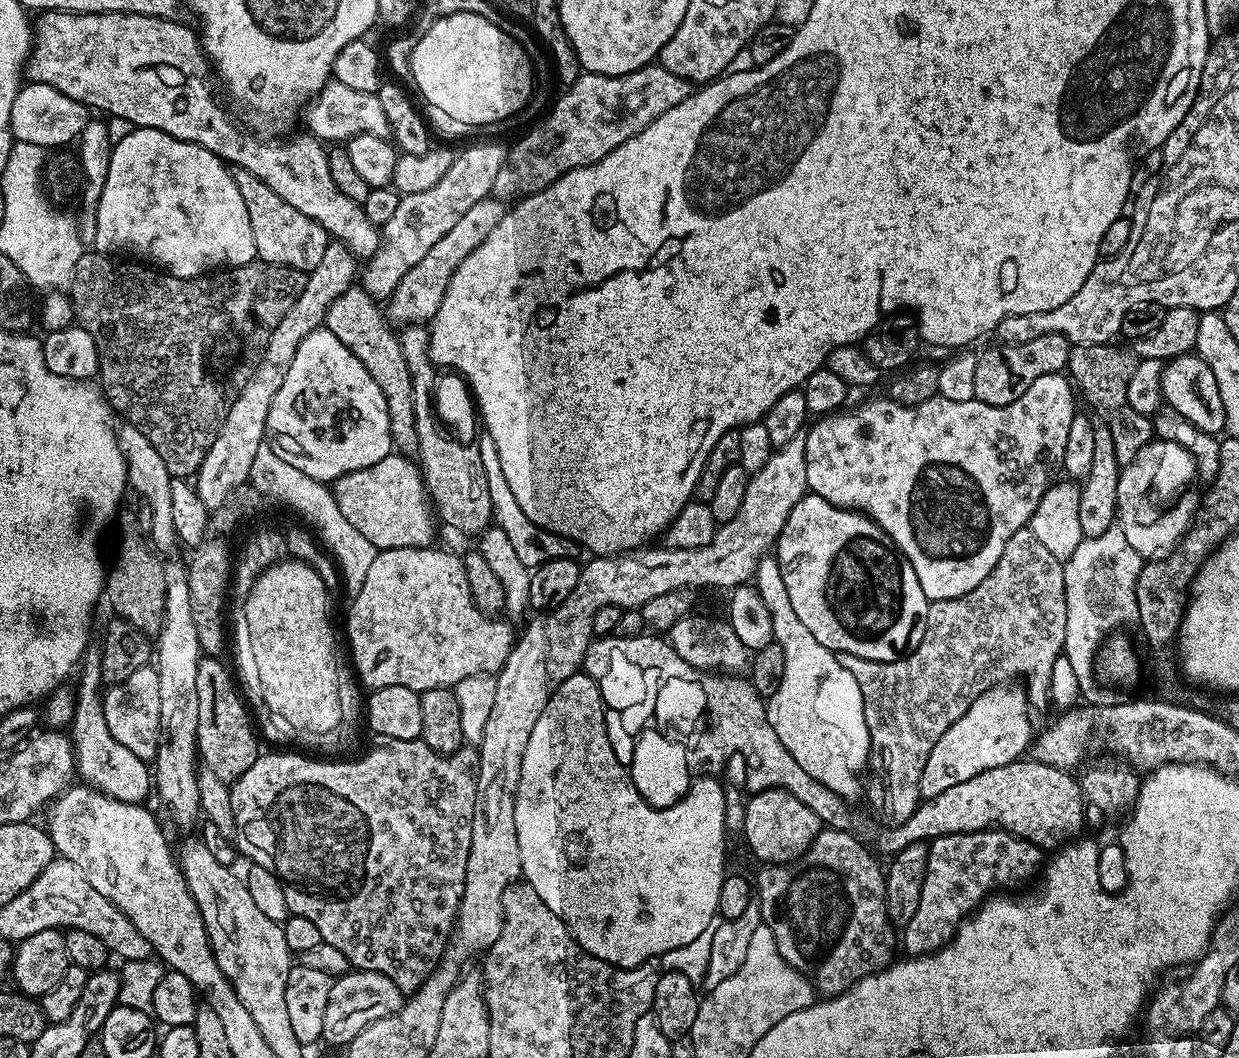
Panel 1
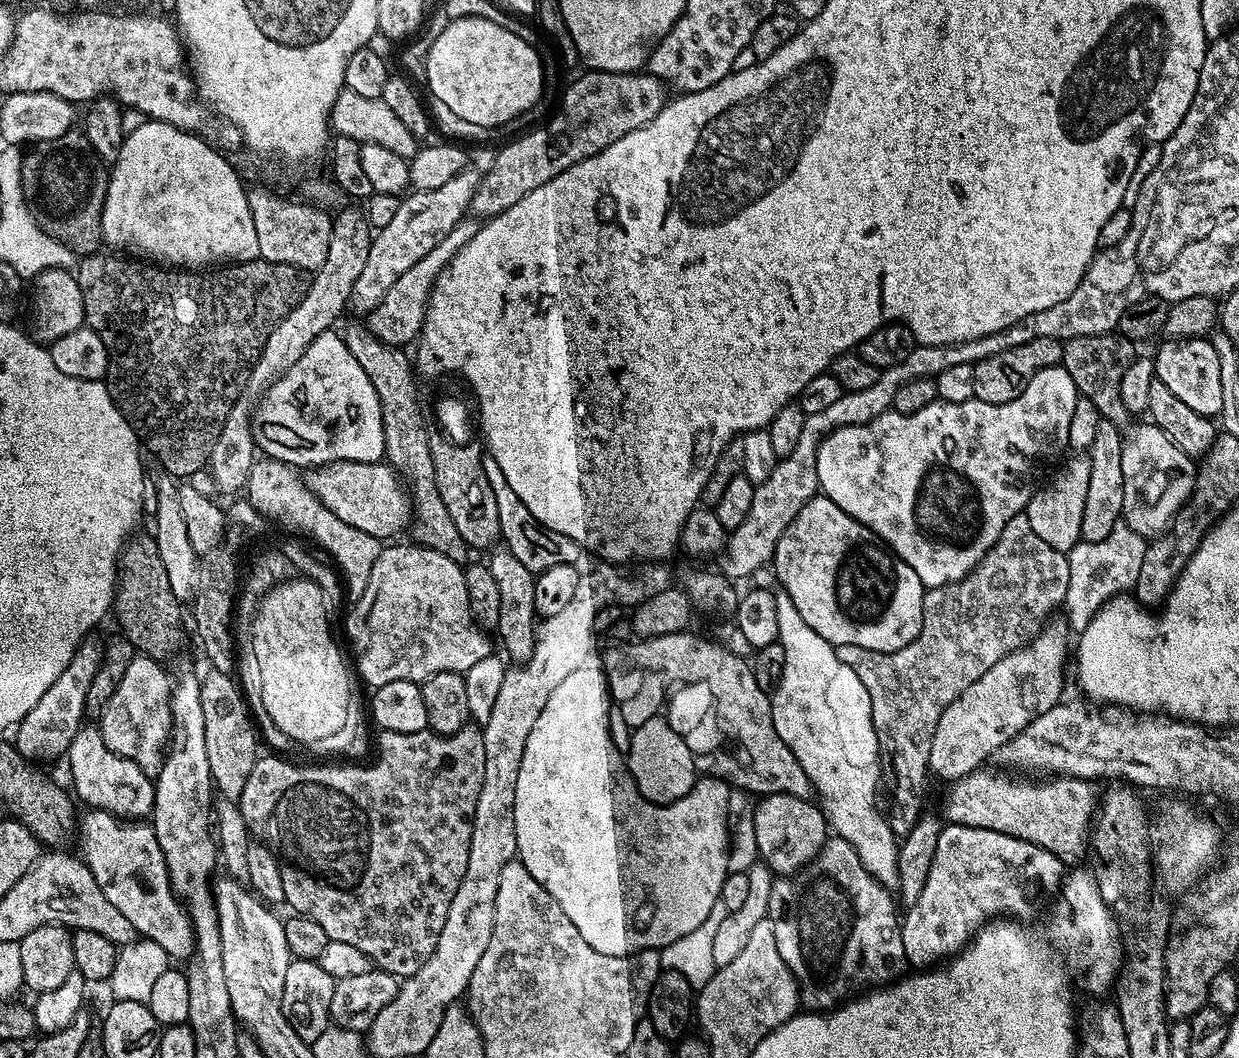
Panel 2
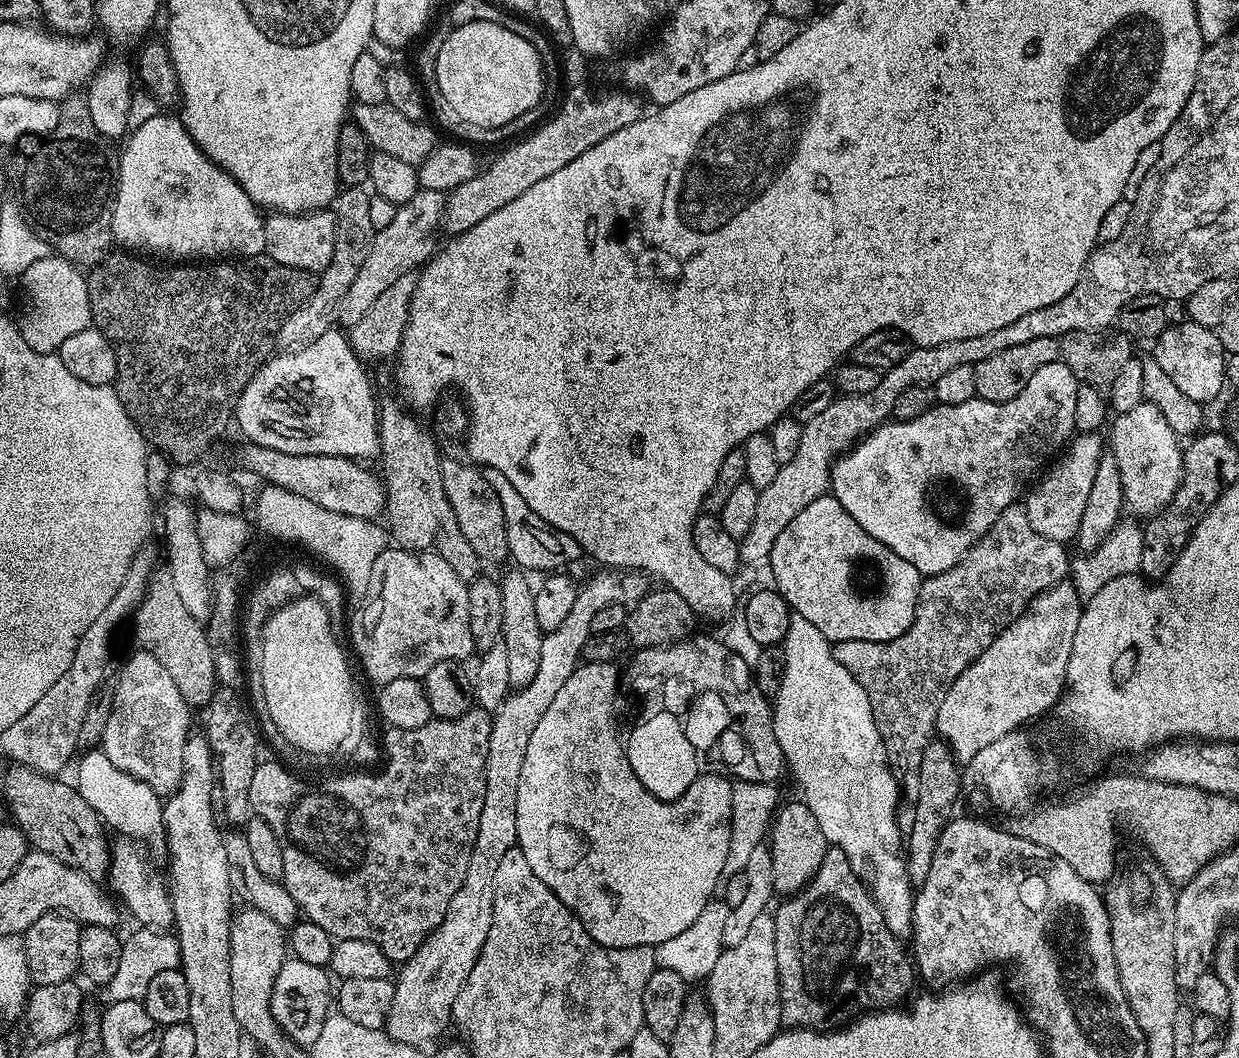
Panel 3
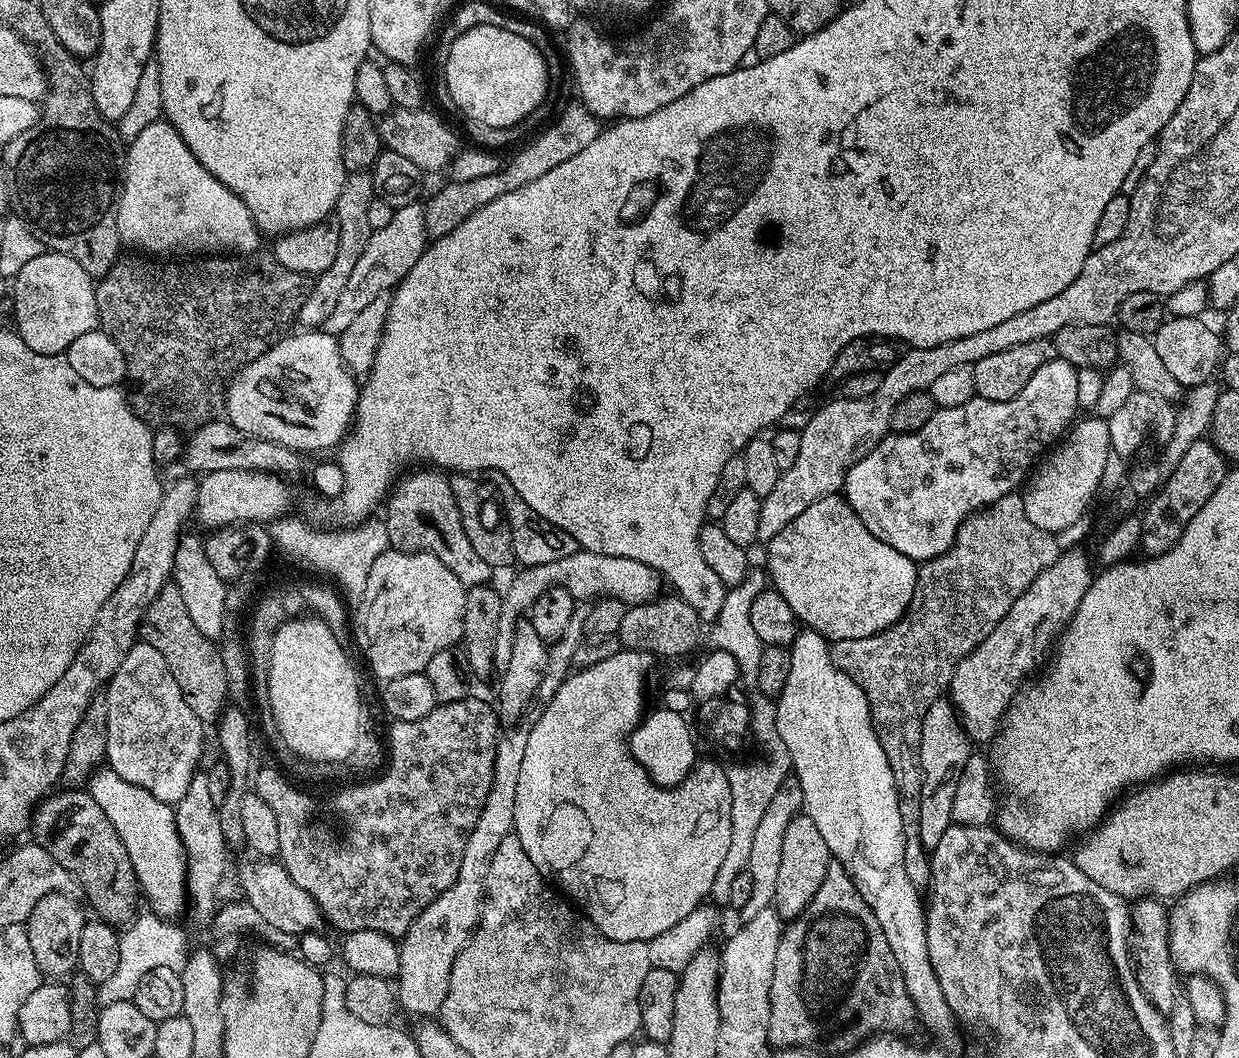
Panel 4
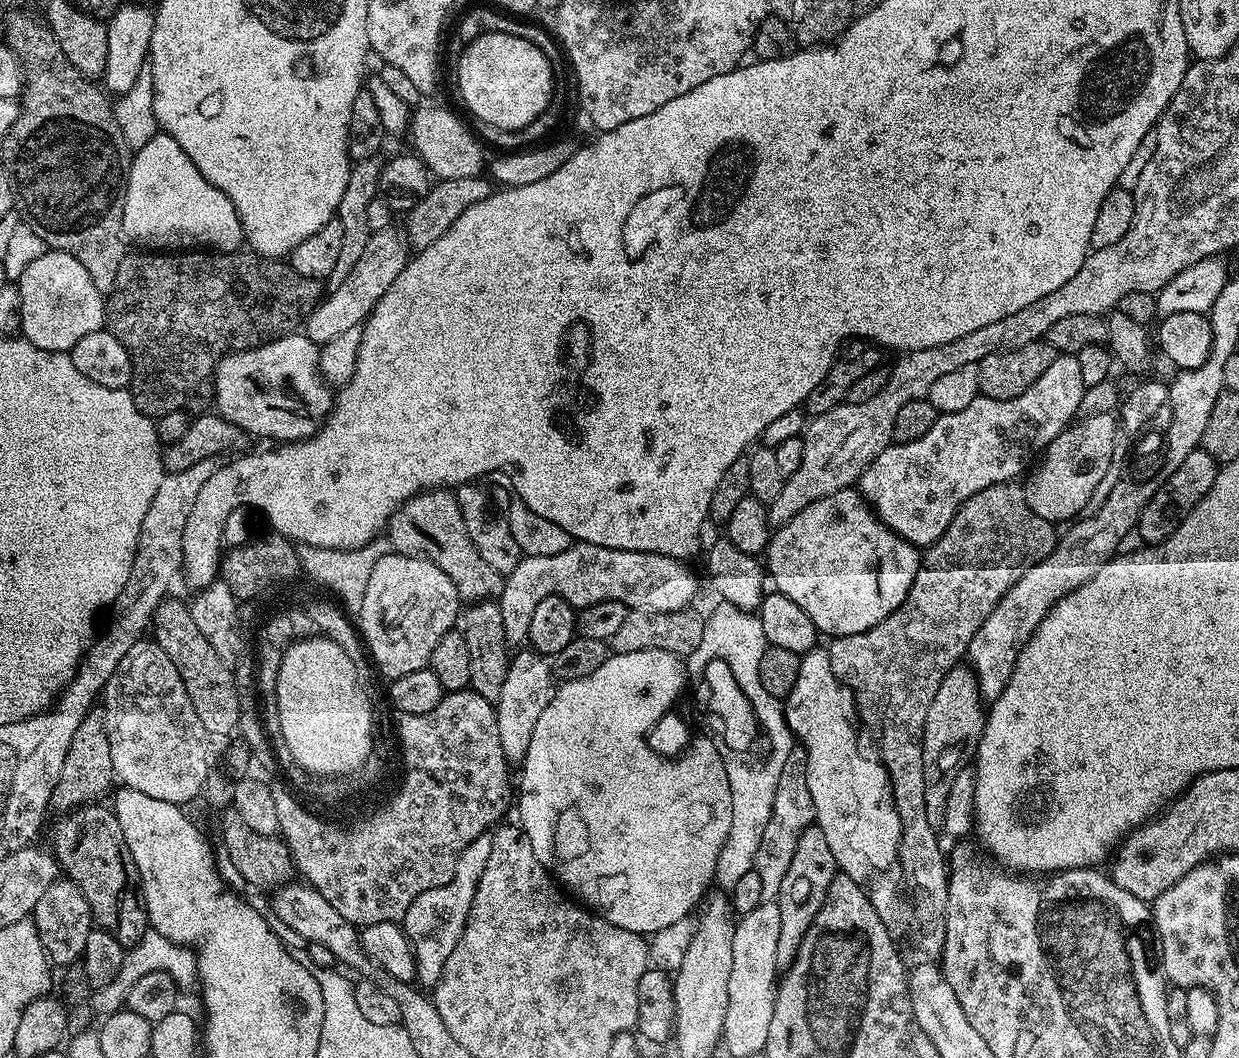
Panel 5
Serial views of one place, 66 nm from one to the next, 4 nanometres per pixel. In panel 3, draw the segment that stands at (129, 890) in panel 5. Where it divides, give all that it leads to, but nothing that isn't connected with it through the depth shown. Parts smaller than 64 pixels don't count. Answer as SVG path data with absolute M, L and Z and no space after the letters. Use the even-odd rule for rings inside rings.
M21 764L7 765L2 778L2 792L12 812L11 819L22 830L35 851L50 854L66 866L76 868L100 882L107 877L110 840L104 837L106 825L100 815L82 798L82 794L64 778L44 776Z

